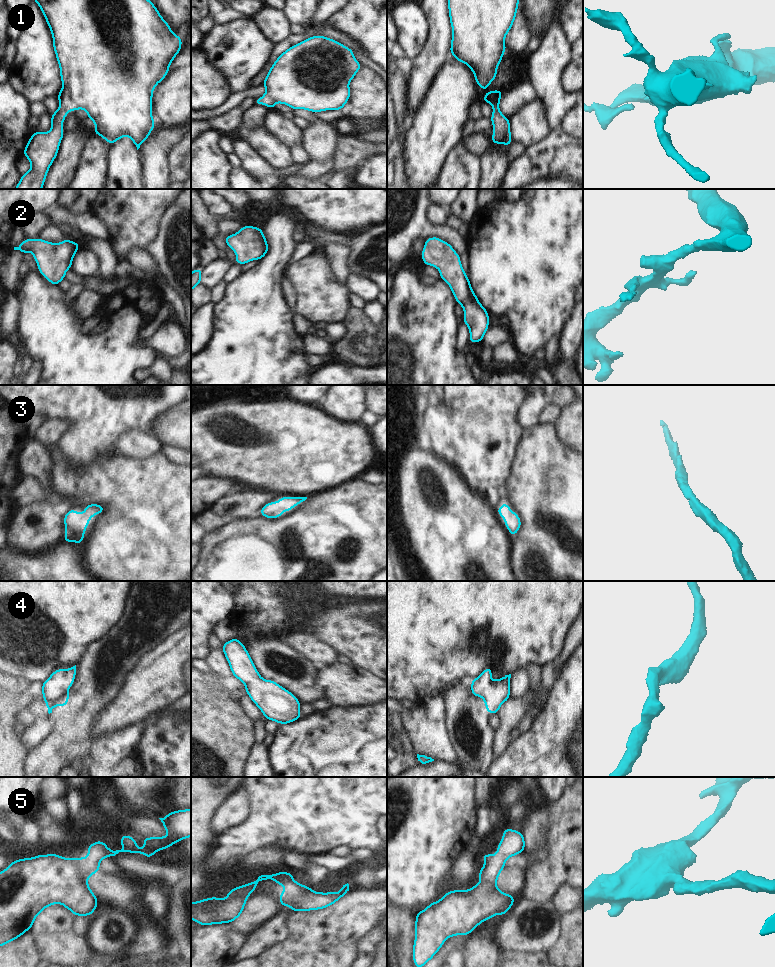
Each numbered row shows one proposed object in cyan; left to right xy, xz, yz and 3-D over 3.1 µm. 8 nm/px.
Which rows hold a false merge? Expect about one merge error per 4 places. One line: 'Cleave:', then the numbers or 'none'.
Cleave: none

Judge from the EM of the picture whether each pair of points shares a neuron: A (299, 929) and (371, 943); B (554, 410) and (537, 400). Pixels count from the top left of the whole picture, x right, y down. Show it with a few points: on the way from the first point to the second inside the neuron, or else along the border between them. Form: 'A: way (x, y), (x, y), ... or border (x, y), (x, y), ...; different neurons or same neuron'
A: border (376, 926), (360, 940), (357, 956); different neurons
B: border (548, 403), (538, 422); different neurons

